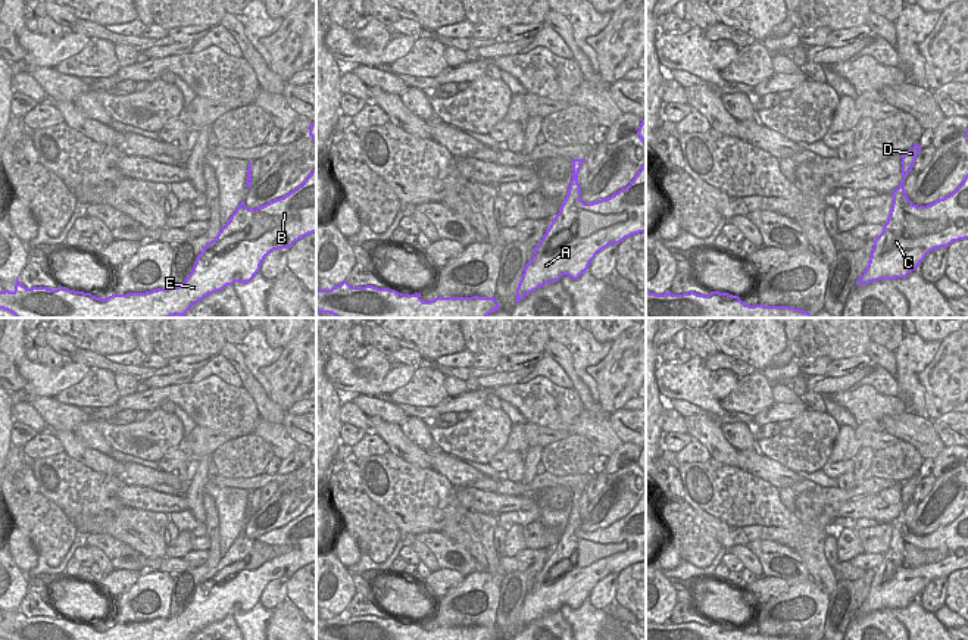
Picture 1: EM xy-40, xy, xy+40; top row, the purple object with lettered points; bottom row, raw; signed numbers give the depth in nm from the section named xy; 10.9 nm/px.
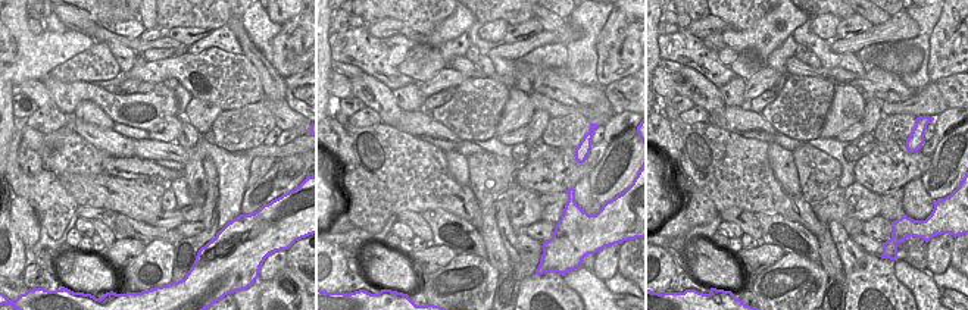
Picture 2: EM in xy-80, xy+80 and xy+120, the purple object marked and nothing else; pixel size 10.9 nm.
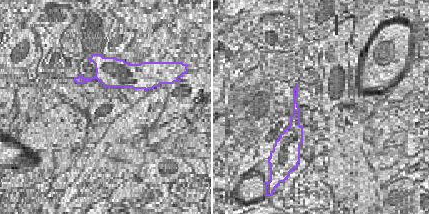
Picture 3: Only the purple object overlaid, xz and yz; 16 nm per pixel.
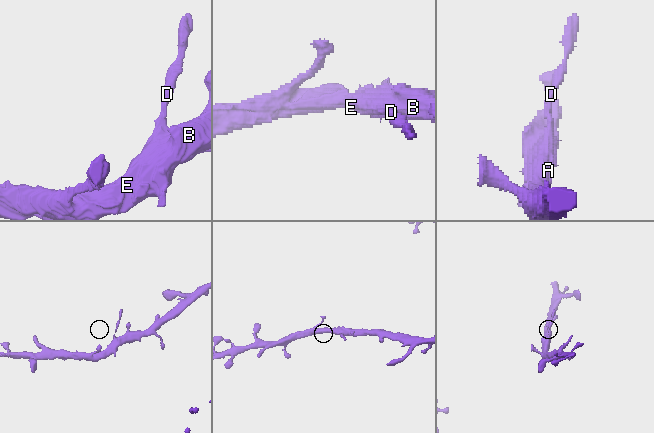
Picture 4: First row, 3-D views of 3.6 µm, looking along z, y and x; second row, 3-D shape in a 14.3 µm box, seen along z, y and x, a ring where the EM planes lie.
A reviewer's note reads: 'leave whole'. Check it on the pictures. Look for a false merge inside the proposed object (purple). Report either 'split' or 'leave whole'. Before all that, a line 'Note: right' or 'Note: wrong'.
Note: wrong
split

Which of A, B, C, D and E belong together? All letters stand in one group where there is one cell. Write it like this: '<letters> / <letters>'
A B C E / D

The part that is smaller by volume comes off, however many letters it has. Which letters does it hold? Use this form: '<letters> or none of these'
D

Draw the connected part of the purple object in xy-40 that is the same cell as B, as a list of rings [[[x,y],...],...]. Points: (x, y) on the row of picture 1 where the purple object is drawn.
[[[316,168],[302,185],[256,209],[240,205],[216,238],[203,247],[191,274],[178,287],[157,288],[146,293],[112,294],[106,299],[66,287],[26,288],[19,280],[15,290],[0,291],[0,309],[16,318],[172,318],[185,313],[204,297],[234,282],[250,282],[260,271],[265,257],[278,249],[290,249],[300,238],[316,232]]]

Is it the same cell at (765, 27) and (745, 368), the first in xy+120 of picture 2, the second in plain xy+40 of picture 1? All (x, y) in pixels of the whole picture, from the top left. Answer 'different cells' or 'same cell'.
different cells

